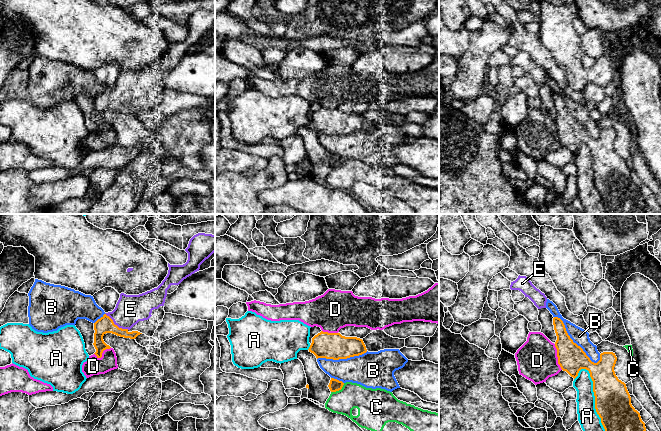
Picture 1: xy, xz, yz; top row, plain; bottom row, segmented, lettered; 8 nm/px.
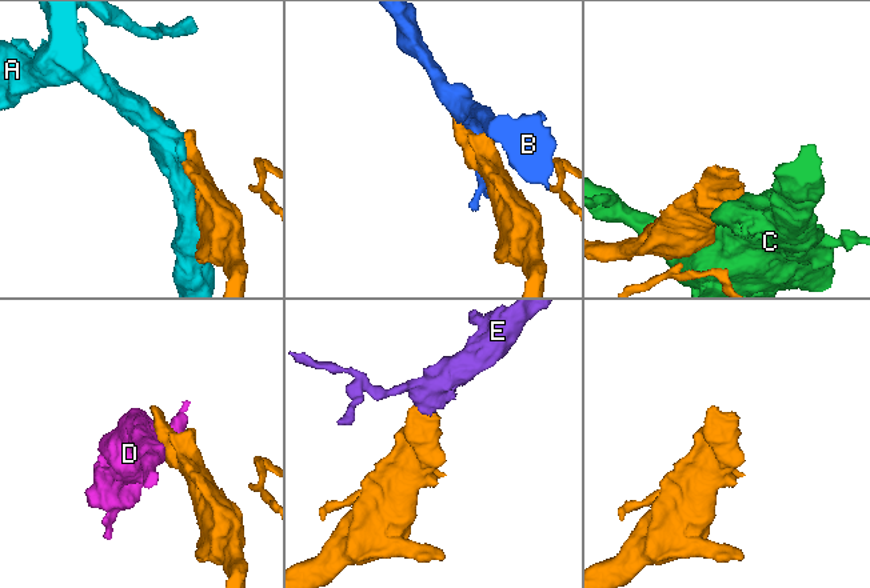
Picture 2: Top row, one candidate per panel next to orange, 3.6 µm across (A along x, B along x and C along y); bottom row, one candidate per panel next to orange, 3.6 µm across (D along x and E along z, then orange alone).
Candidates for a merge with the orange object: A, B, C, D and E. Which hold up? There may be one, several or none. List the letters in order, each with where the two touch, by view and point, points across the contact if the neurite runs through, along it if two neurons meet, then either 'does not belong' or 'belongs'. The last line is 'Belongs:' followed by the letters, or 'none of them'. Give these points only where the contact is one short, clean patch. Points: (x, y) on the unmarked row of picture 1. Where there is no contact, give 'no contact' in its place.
A: contact yz (595, 177); does not belong
B: contact yz (572, 116); does not belong
C: contact xz (338, 166); does not belong
D: contact yz (557, 132); border yz (554, 120), (557, 126), (557, 139), (562, 145); does not belong
E: contact xy (116, 101); way xy (105, 100), (116, 101), (130, 85); belongs
Belongs: E

